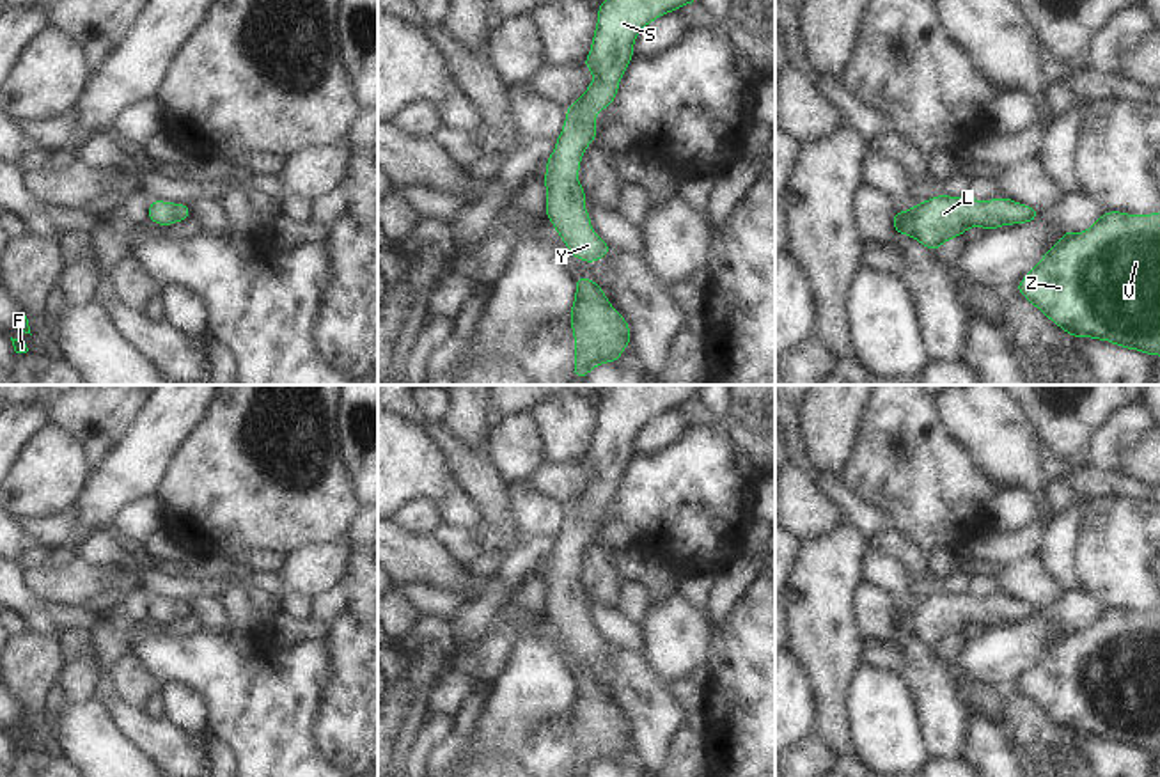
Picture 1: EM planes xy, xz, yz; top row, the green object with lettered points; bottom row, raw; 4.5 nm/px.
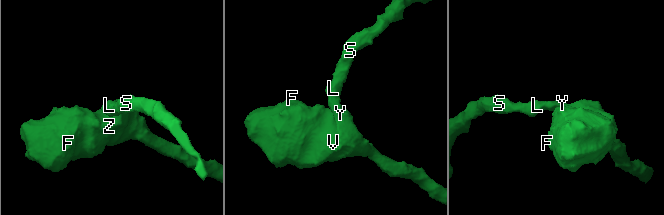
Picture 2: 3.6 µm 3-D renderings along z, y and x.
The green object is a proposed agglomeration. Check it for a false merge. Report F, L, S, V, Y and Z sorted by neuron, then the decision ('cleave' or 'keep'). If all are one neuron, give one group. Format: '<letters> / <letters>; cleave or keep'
F L S V Y Z; keep

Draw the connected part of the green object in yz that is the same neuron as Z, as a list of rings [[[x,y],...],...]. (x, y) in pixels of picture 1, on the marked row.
[[[1103,211],[1082,232],[1066,229],[1015,287],[1071,339],[1098,339],[1160,357],[1160,211]]]

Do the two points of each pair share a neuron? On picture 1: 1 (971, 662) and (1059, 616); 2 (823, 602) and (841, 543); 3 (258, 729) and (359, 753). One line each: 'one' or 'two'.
1: one
2: one
3: two

